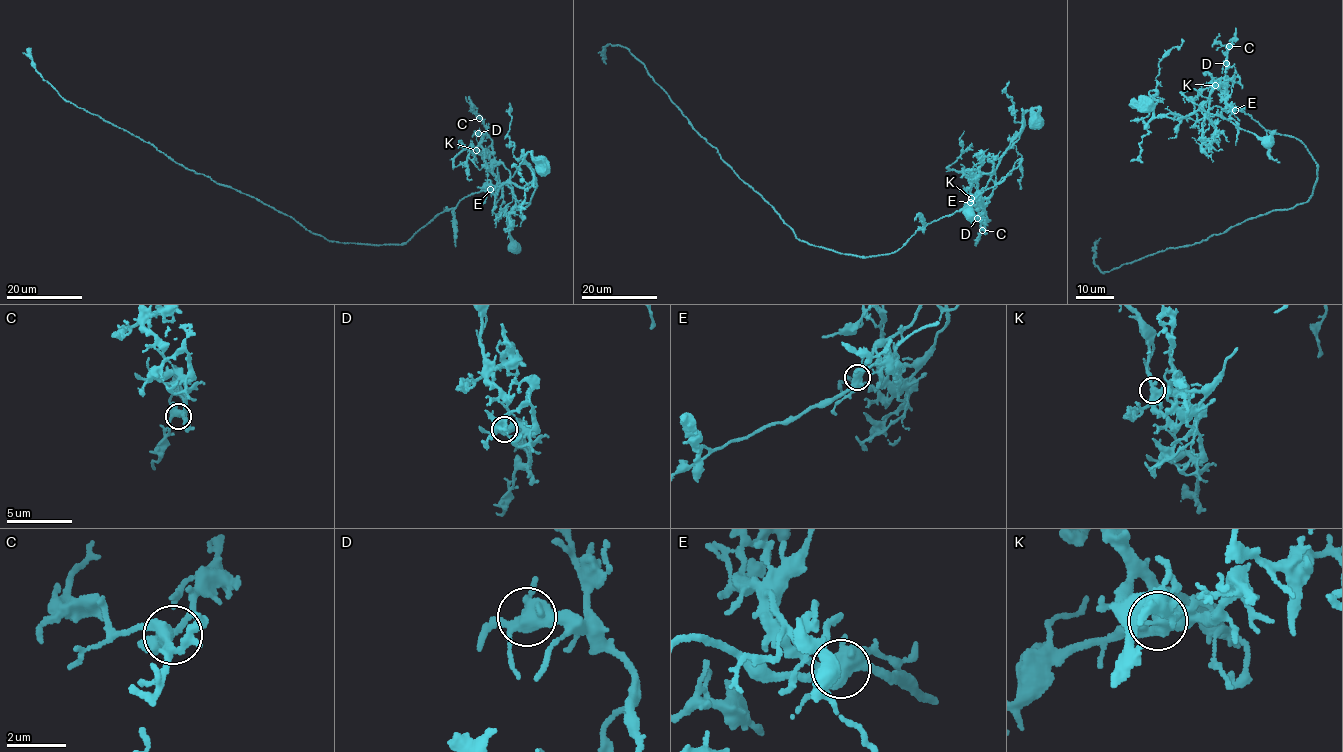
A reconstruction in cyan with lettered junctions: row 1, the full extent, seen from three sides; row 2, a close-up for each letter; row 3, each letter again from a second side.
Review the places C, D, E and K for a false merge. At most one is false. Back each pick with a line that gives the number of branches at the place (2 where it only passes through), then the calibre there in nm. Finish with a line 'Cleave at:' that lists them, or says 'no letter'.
E: 5 | 440 nm
Cleave at: E

